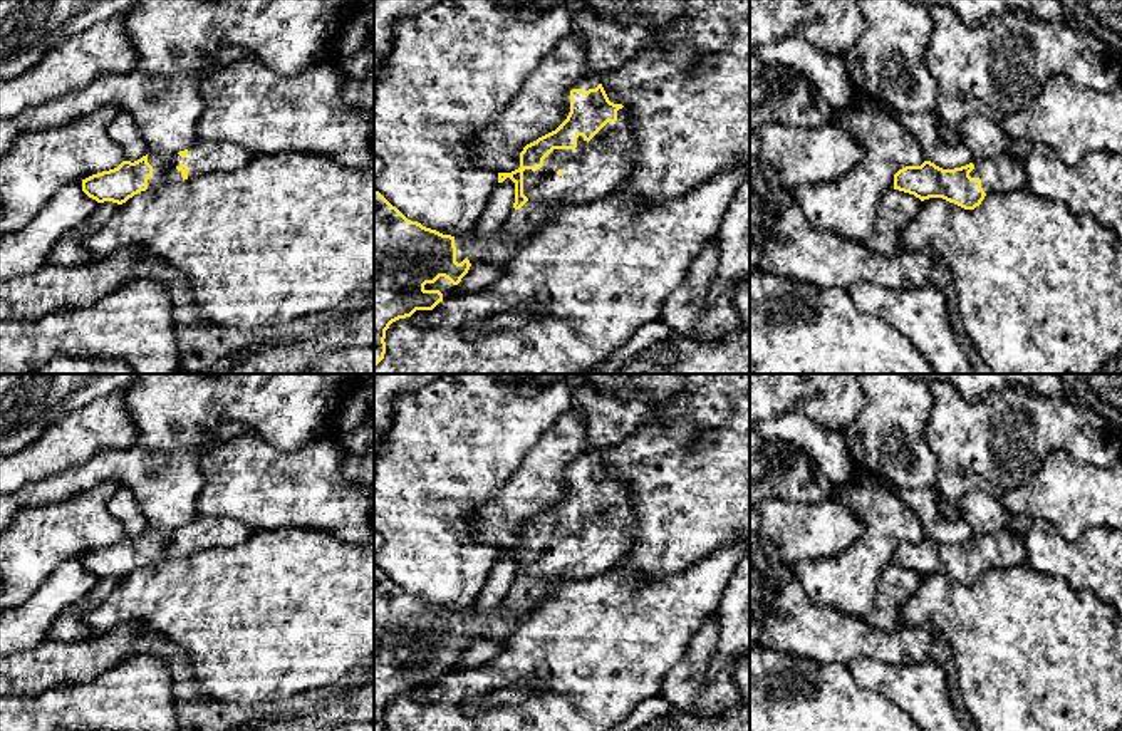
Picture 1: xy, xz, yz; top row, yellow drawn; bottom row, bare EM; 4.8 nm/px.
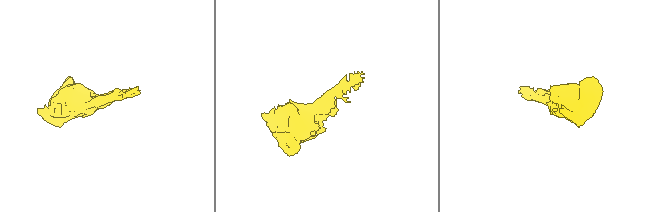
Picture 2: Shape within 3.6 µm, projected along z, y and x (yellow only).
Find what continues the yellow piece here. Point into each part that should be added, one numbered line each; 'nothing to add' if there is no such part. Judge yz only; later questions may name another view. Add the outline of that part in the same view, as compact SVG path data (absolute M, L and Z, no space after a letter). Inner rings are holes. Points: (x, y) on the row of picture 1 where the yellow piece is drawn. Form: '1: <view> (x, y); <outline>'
1: yz (1005, 175); M976 158L973 164L974 169L969 173L969 176L981 179L981 188L986 194L1010 193L1025 188L1025 171L1015 158Z

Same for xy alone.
1: xy (202, 158); M196 141L188 148L186 158L178 153L161 154L148 151L148 163L153 166L148 188L183 181L181 171L176 169L179 164L188 166L188 179L191 179L206 173L235 171L253 159L253 154L233 143Z

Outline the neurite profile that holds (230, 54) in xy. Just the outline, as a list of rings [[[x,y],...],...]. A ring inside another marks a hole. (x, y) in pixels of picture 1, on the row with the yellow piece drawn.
[[[228,45],[218,54],[218,57],[213,62],[210,62],[205,67],[201,79],[205,75],[208,75],[210,72],[216,72],[216,70],[220,70],[220,69],[240,60],[240,59],[245,59],[245,57],[255,57],[255,55],[248,50],[240,49],[240,47]]]

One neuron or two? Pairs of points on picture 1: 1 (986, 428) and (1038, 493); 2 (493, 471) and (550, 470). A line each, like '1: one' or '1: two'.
1: two
2: two

